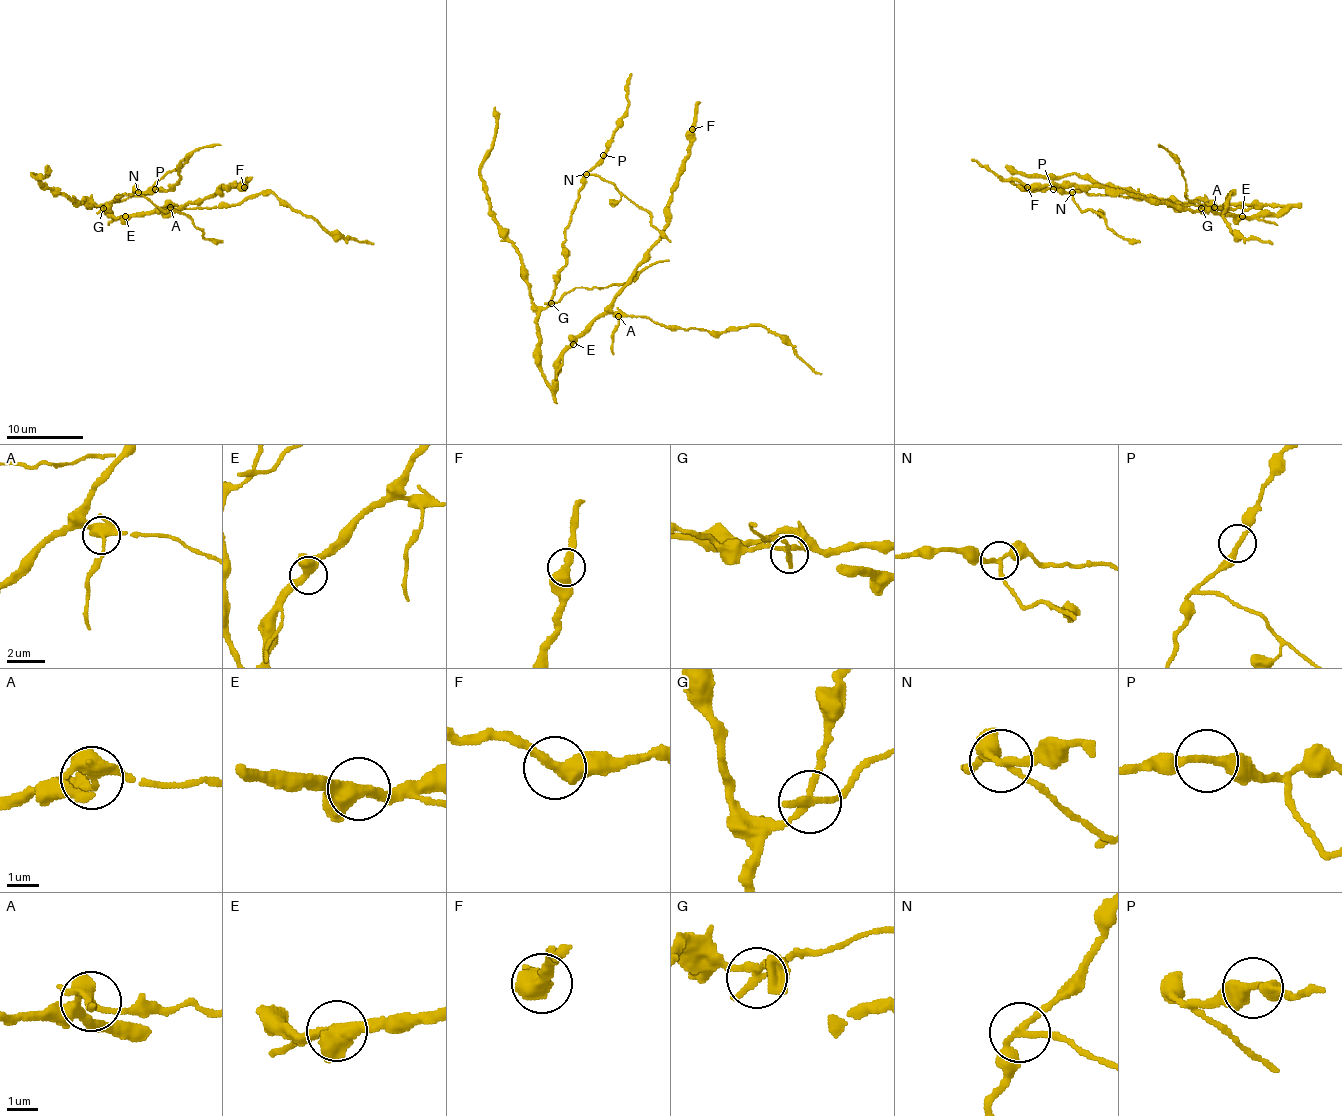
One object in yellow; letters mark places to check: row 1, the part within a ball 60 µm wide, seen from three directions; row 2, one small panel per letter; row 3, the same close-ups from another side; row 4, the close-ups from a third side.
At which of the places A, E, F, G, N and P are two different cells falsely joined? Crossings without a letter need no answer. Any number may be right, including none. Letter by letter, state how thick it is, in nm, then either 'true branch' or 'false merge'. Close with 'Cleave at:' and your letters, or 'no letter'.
A: 380 nm | false merge
E: 400 nm | true branch
F: 480 nm | true branch
G: 240 nm | false merge
N: 200 nm | false merge
P: 260 nm | true branch
Cleave at: A, G, N

